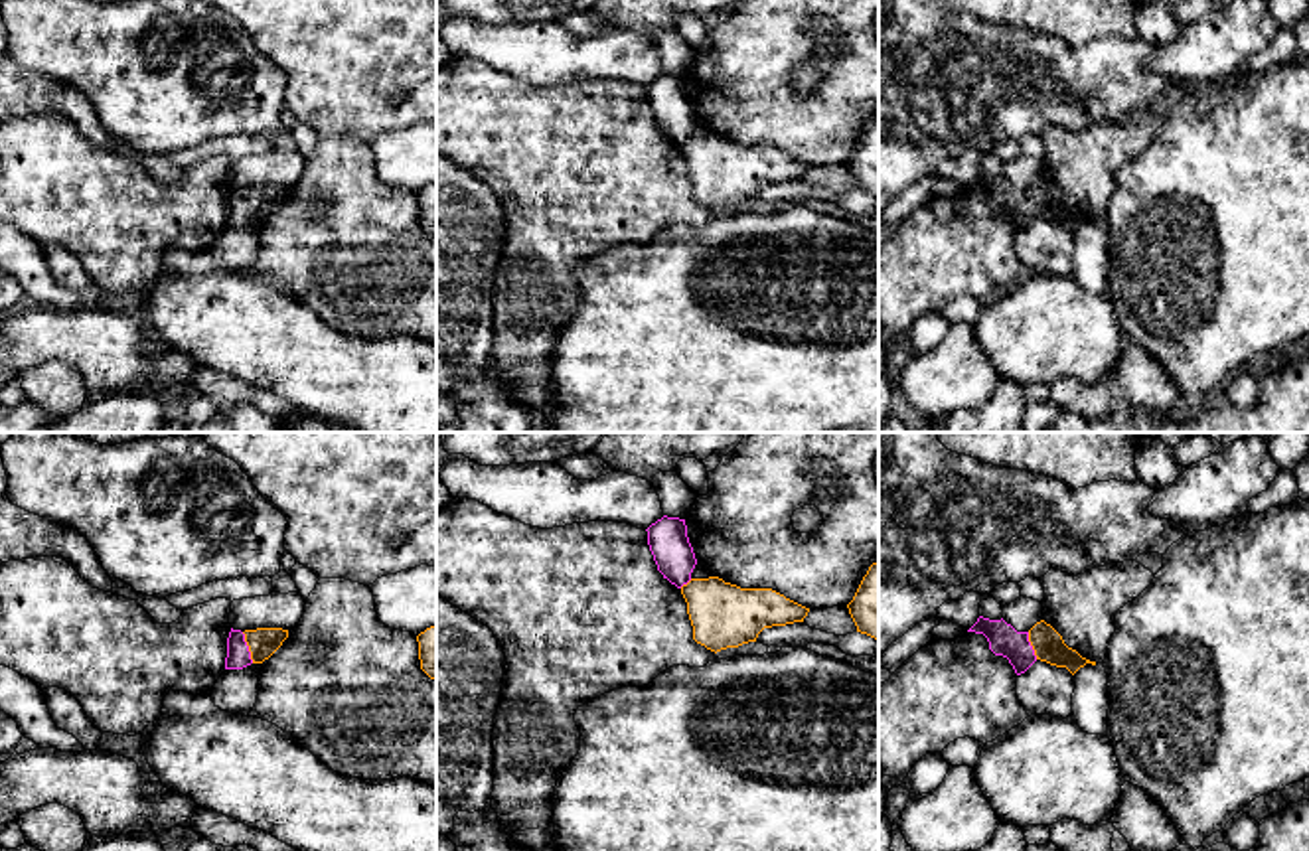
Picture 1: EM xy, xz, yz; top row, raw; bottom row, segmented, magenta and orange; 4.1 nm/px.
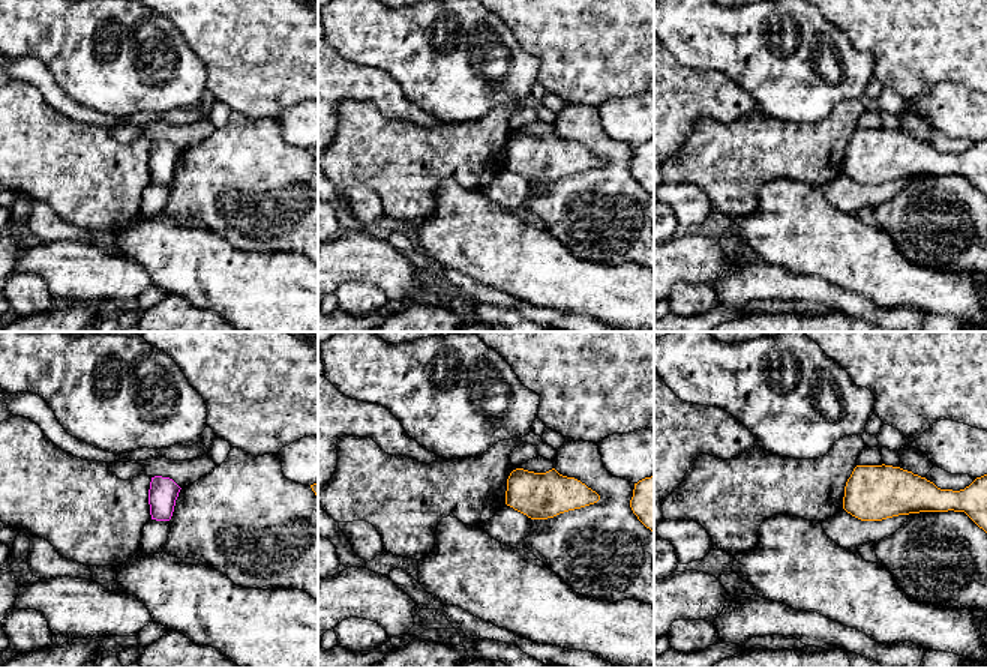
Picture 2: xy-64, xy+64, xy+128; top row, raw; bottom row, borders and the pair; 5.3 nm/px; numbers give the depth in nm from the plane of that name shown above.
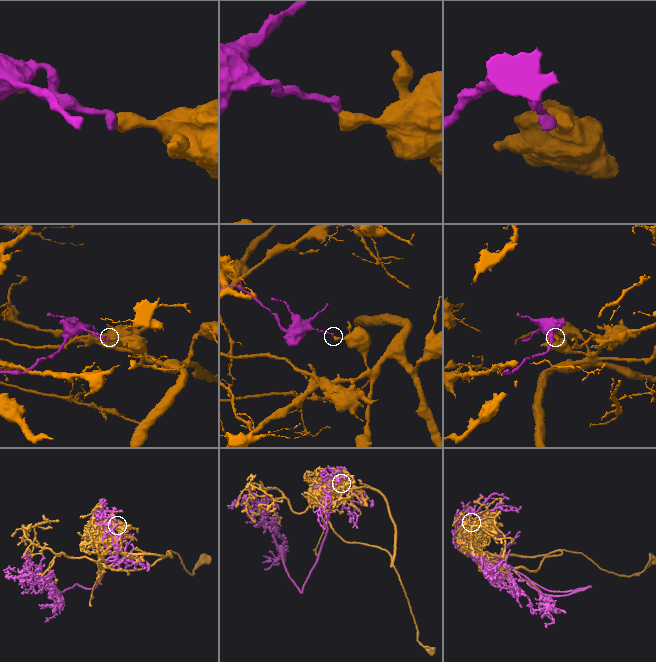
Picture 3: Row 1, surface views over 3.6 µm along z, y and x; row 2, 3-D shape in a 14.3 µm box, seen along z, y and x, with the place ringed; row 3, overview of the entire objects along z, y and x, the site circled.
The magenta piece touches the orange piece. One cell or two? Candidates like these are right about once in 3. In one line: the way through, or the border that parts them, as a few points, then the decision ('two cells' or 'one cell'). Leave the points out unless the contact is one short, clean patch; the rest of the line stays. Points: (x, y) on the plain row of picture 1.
along xy (241, 190), (253, 220) | two cells

